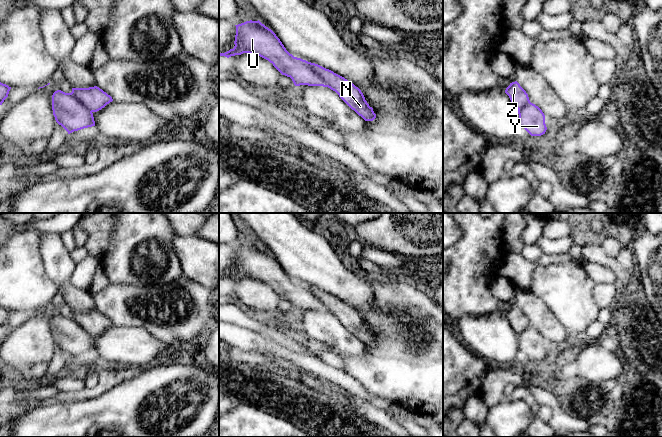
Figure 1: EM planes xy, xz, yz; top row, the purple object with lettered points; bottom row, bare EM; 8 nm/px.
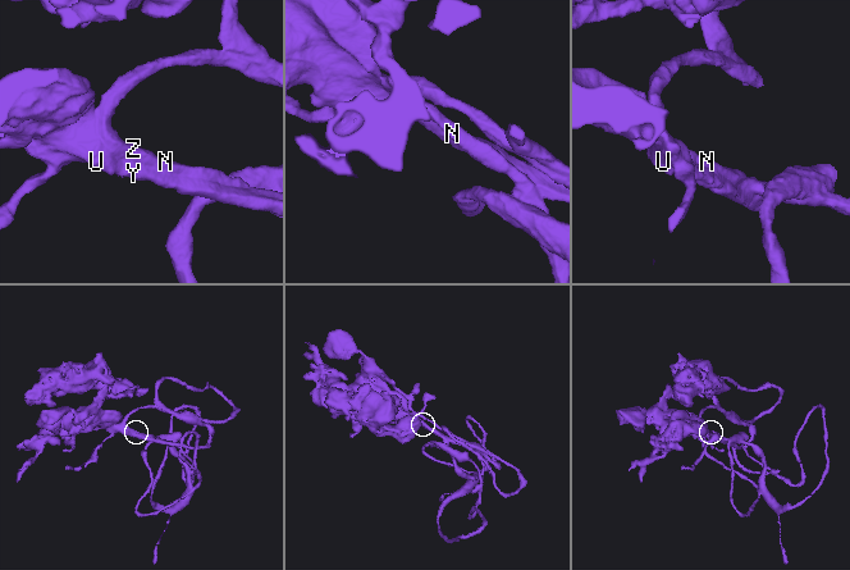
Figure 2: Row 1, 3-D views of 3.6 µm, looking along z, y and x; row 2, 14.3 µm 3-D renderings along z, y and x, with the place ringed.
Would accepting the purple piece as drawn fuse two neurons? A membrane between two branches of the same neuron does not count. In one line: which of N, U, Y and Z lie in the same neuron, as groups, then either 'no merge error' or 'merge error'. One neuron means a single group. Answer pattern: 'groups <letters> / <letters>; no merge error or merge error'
groups N U Y Z; no merge error

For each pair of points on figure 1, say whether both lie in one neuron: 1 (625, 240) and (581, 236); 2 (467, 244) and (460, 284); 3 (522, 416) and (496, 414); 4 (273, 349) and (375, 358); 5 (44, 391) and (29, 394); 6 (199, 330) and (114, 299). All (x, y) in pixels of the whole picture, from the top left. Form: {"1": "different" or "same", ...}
{"1": "same", "2": "same", "3": "same", "4": "different", "5": "same", "6": "same"}

